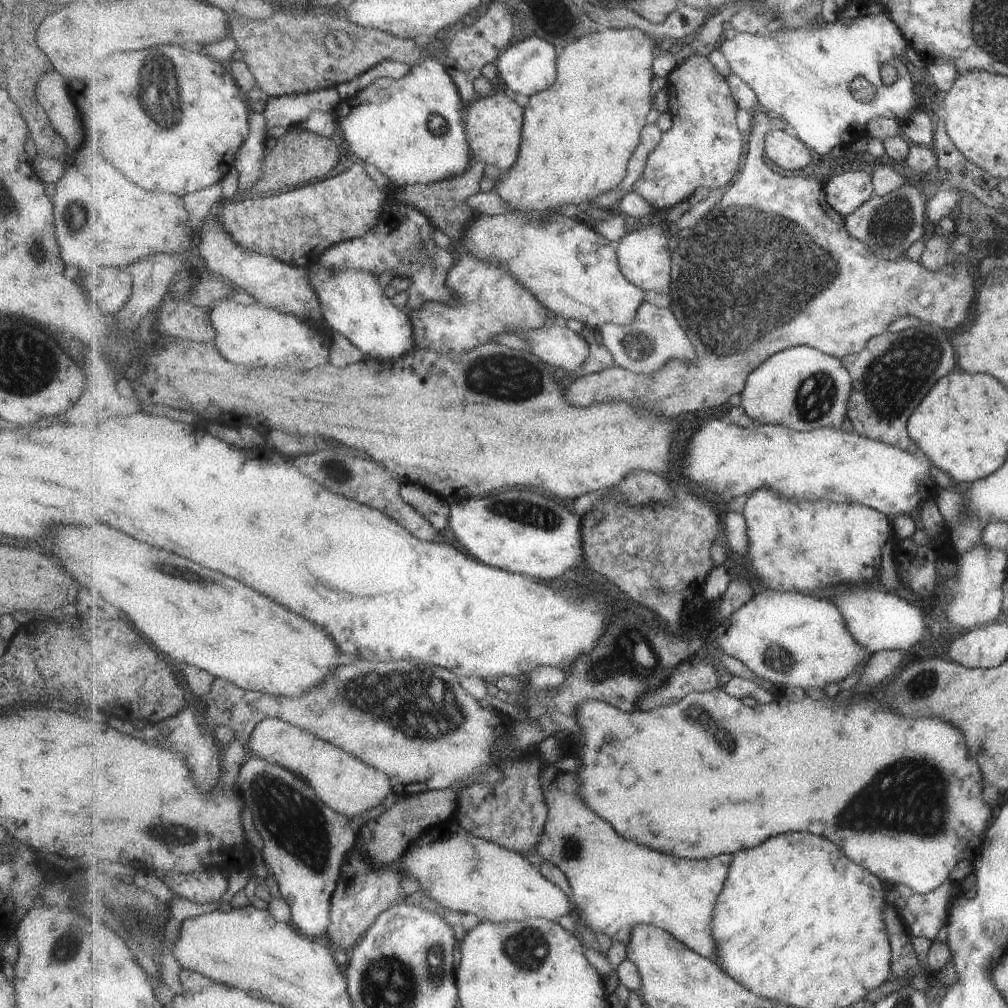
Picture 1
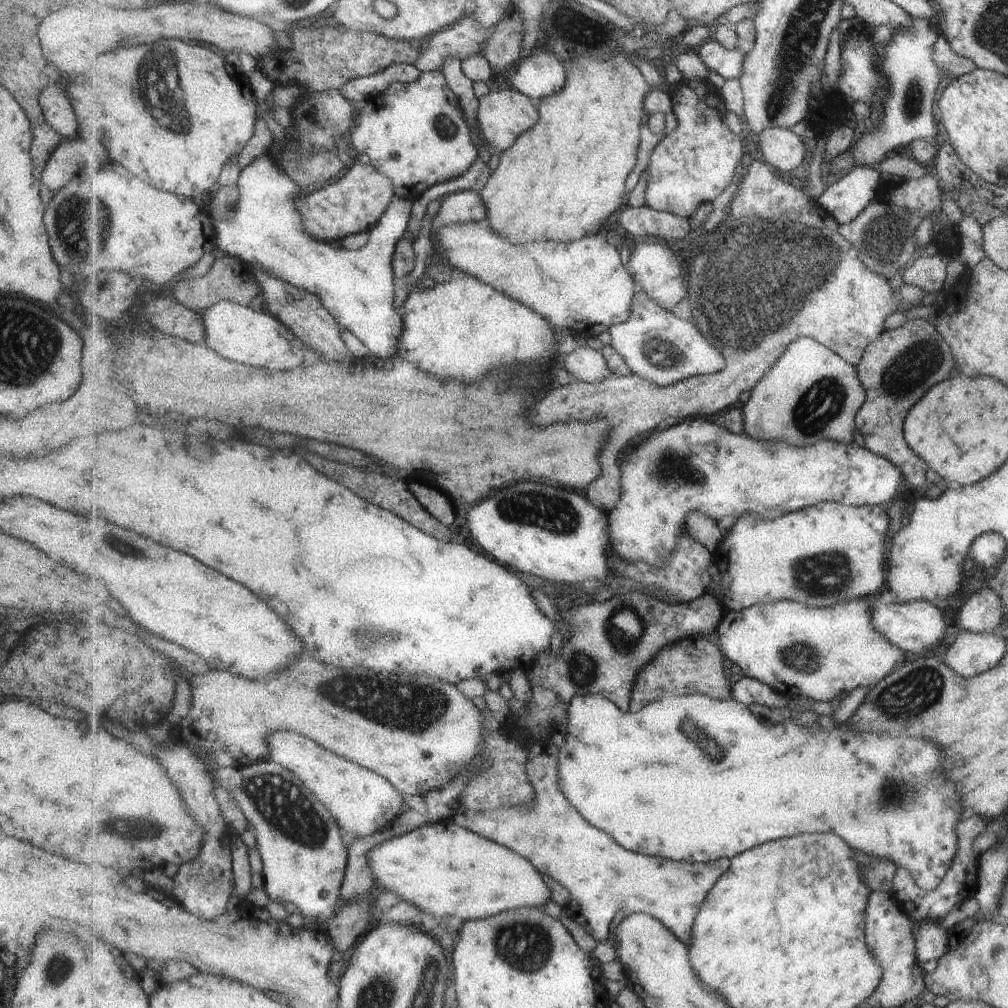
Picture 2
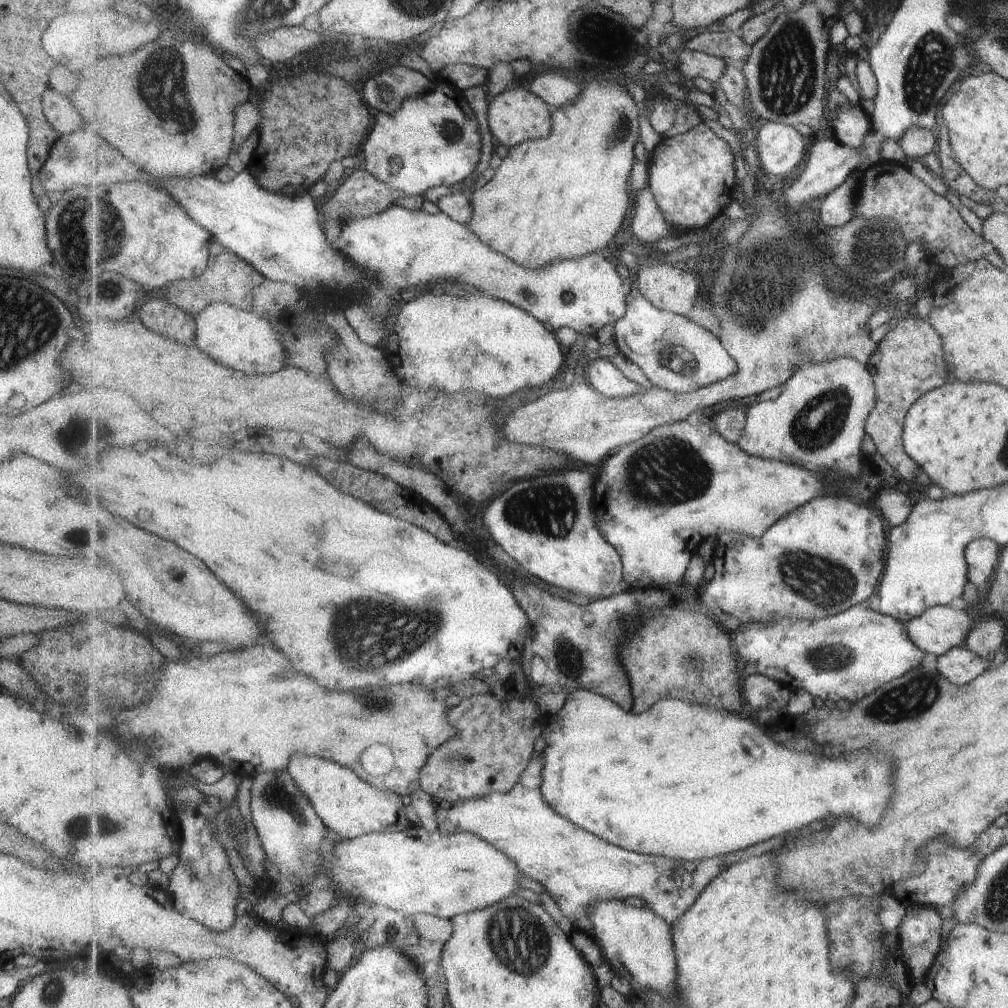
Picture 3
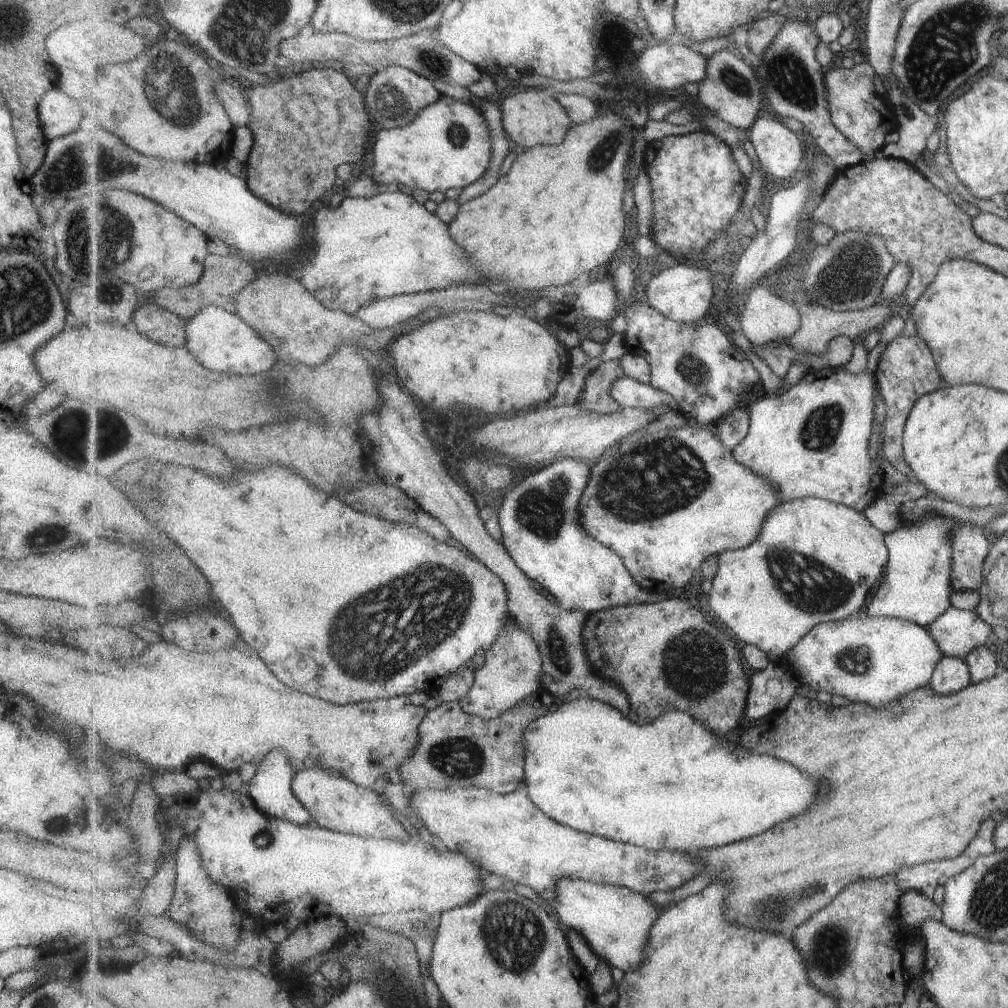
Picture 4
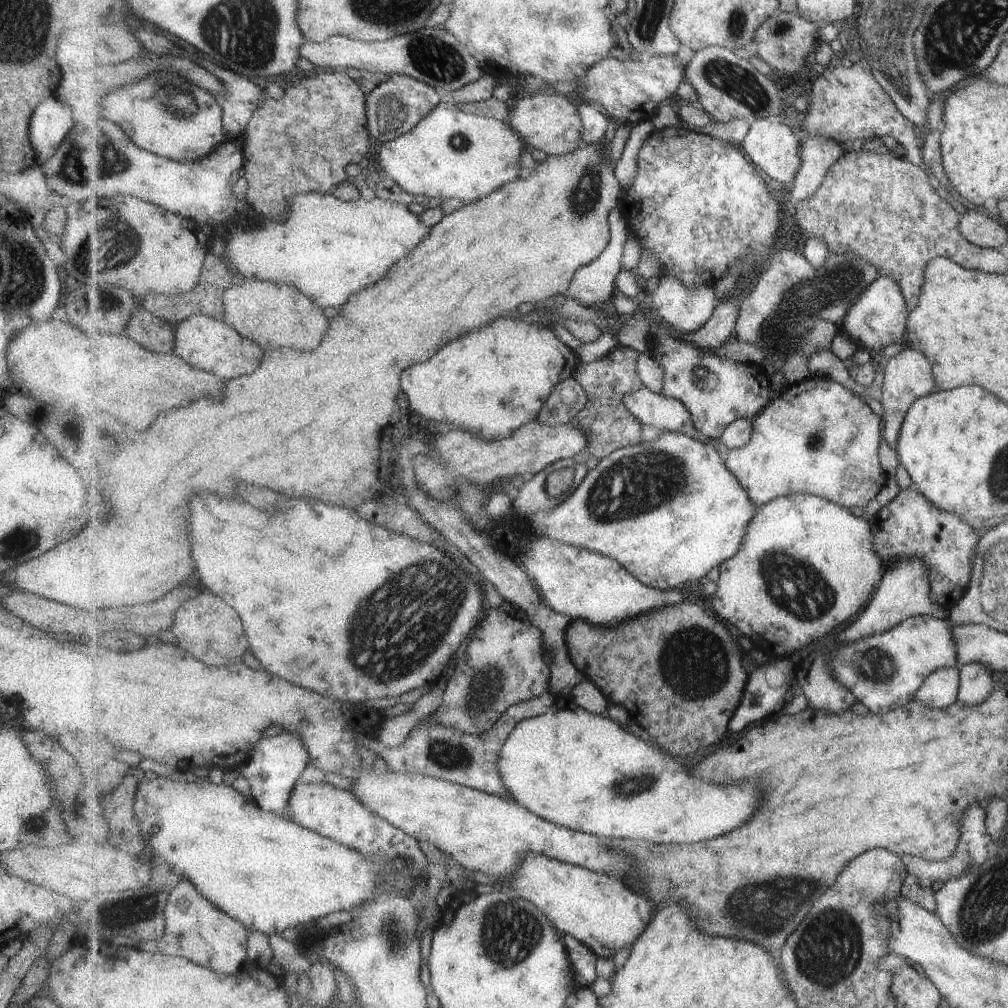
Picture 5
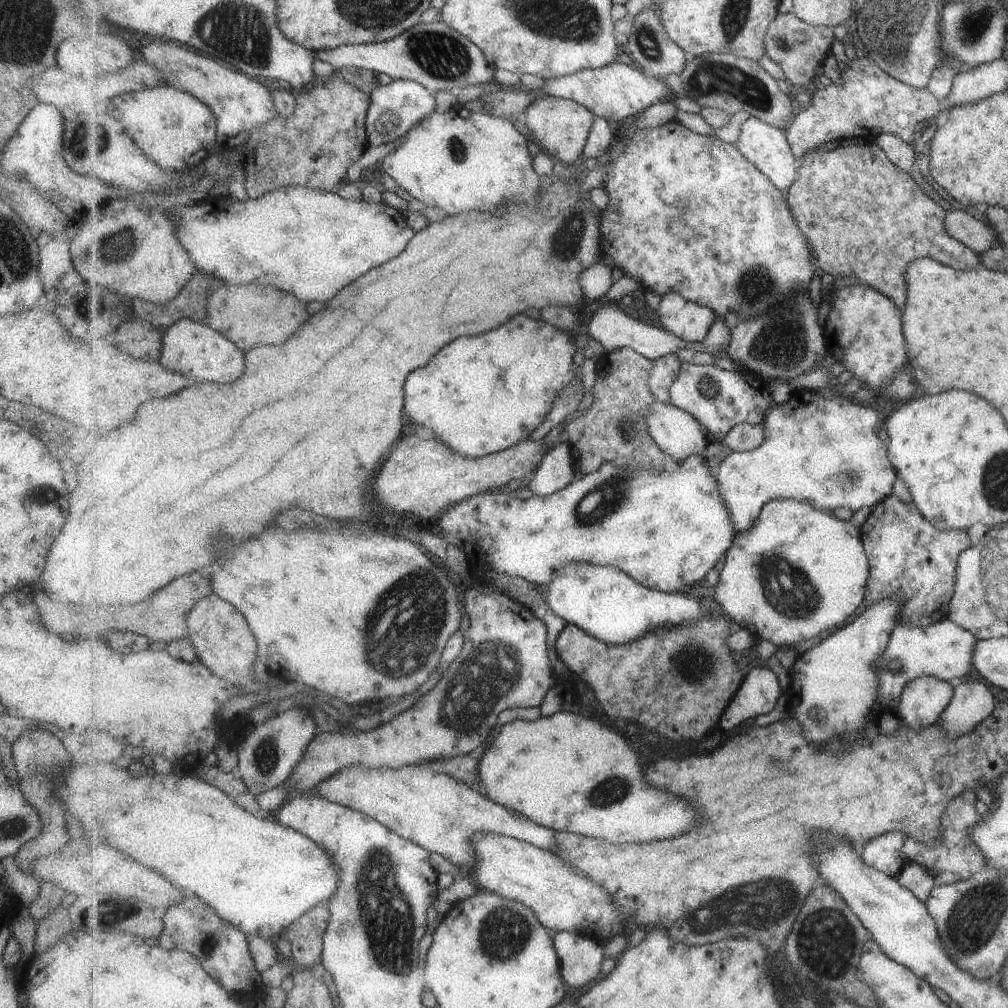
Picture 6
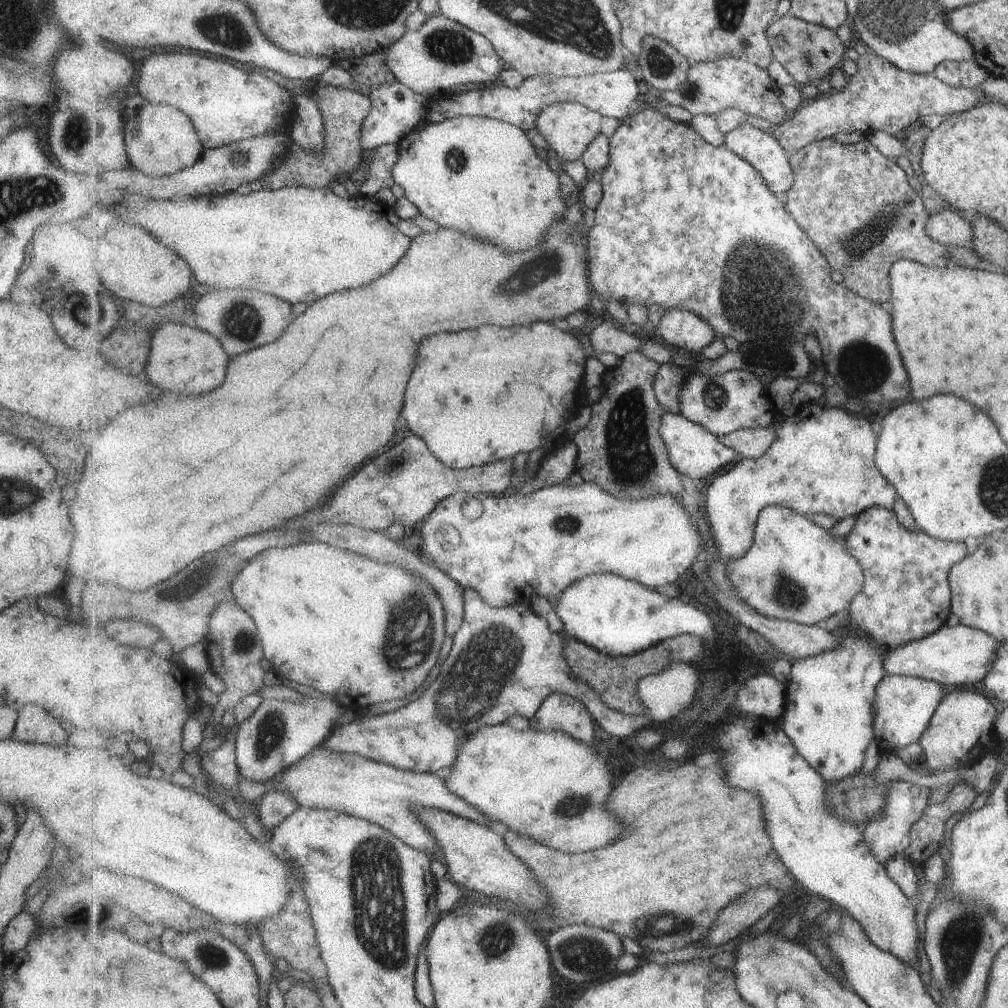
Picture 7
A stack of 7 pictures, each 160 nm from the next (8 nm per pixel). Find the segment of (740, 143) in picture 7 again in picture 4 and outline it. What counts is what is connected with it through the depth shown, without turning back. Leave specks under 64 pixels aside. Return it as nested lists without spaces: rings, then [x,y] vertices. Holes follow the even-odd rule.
[[[769,113],[759,116],[750,128],[748,138],[762,170],[781,180],[800,173],[803,146],[798,135]]]

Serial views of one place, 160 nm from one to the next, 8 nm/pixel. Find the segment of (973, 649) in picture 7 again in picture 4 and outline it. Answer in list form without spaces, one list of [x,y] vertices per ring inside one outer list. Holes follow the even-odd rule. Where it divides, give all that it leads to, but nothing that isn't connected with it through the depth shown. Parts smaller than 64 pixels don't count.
[[[863,612],[863,616],[855,615],[843,622],[820,624],[819,628],[813,628],[795,645],[785,662],[781,662],[787,664],[787,668],[802,685],[810,686],[816,692],[827,692],[830,696],[845,696],[853,703],[865,703],[878,709],[887,706],[898,696],[928,686],[934,667],[942,656],[942,651],[922,625],[895,617],[872,617]]]

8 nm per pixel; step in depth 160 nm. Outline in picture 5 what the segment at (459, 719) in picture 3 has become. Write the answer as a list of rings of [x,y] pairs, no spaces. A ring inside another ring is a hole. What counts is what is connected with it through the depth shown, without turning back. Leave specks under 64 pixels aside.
[[[545,693],[530,701],[513,705],[506,710],[493,728],[481,736],[473,736],[459,729],[444,727],[443,725],[431,725],[427,719],[417,725],[407,740],[397,748],[392,749],[385,746],[376,737],[371,741],[366,741],[366,746],[373,753],[378,753],[387,762],[389,769],[393,771],[452,780],[454,783],[466,787],[505,797],[508,796],[509,790],[507,790],[502,774],[498,769],[498,760],[503,745],[521,721],[549,712],[555,703],[556,696]]]

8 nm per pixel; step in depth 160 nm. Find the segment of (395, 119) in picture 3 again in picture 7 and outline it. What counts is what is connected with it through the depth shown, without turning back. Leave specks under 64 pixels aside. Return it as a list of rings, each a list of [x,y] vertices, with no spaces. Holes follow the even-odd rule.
[[[491,117],[469,118],[452,118],[444,120],[440,123],[422,125],[420,128],[411,131],[400,144],[400,155],[393,169],[394,179],[396,184],[404,189],[405,196],[420,210],[420,214],[425,215],[432,221],[440,224],[440,228],[455,228],[457,232],[463,232],[465,236],[471,238],[479,238],[483,242],[489,242],[493,246],[497,246],[501,252],[513,254],[513,252],[525,252],[525,250],[533,250],[539,244],[543,244],[545,234],[551,232],[551,228],[564,220],[565,212],[569,206],[568,200],[564,199],[562,194],[562,185],[558,172],[553,172],[547,164],[547,160],[539,158],[536,147],[531,144],[531,140],[527,138],[522,128],[509,124],[507,121],[492,119]]]

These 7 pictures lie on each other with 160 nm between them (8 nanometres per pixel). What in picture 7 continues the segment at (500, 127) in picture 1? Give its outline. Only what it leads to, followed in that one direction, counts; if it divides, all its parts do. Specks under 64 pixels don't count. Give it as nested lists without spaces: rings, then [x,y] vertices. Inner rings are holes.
[[[557,103],[545,107],[539,115],[536,128],[551,146],[558,158],[565,162],[577,162],[590,144],[601,134],[603,115],[581,103]]]

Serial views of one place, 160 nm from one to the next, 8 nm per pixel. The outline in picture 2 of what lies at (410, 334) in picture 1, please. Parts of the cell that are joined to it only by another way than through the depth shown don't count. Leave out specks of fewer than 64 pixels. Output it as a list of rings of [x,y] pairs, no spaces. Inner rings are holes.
[[[270,154],[257,157],[249,166],[246,166],[240,174],[237,187],[240,195],[235,211],[231,211],[226,219],[215,219],[211,216],[218,247],[226,254],[251,263],[254,268],[273,273],[297,288],[315,293],[339,324],[355,333],[374,356],[385,359],[395,356],[398,340],[401,339],[403,332],[403,321],[402,315],[399,316],[401,312],[395,310],[395,304],[393,304],[393,298],[395,298],[394,254],[399,239],[402,239],[408,231],[411,208],[413,208],[412,201],[395,195],[377,226],[370,230],[369,244],[358,251],[350,251],[343,246],[335,248],[331,242],[317,240],[306,229],[302,213],[297,208],[301,187],[279,168]]]

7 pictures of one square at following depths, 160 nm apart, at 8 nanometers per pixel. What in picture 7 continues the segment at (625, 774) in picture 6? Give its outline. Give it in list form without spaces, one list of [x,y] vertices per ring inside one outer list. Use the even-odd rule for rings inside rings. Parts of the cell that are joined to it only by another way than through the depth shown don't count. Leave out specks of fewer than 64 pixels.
[[[508,722],[480,728],[473,735],[469,736],[469,738],[462,740],[458,748],[458,758],[455,759],[453,766],[450,767],[450,773],[445,777],[445,780],[449,788],[457,796],[463,797],[463,800],[473,805],[479,812],[490,817],[493,823],[499,823],[499,826],[504,827],[506,830],[514,830],[524,837],[530,837],[531,840],[537,841],[539,844],[547,845],[549,848],[563,851],[564,853],[589,852],[593,848],[601,848],[601,846],[609,844],[611,840],[618,839],[621,836],[621,832],[626,830],[626,827],[619,826],[611,818],[611,814],[609,814],[606,808],[606,804],[610,802],[610,798],[614,792],[613,774],[611,774],[611,770],[607,766],[607,760],[603,758],[601,750],[597,750],[593,745],[584,745],[582,741],[576,741],[573,737],[567,736],[566,733],[562,733],[561,731],[551,729],[539,731],[533,728],[519,731],[509,725]]]

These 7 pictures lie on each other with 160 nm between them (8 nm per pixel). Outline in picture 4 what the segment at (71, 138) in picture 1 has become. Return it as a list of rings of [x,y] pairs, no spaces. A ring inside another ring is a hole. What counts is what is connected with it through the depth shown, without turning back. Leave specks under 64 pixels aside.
[[[56,86],[47,90],[37,105],[37,118],[45,141],[73,132],[79,126],[81,112],[77,102]]]

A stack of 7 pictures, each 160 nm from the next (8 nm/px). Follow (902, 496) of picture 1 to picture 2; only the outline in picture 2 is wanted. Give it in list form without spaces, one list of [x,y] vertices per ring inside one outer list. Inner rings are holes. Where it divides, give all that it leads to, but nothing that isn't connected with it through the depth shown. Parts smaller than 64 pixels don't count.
[[[693,417],[692,419],[684,419],[679,423],[670,422],[667,428],[662,430],[649,432],[643,439],[639,440],[636,444],[633,444],[623,456],[621,456],[621,496],[617,507],[611,510],[607,510],[610,521],[610,542],[611,548],[613,548],[615,554],[621,557],[623,560],[630,563],[644,562],[652,567],[665,568],[670,563],[672,554],[679,546],[680,537],[684,532],[687,532],[689,514],[691,510],[693,512],[702,512],[708,517],[715,519],[717,522],[725,520],[727,517],[737,517],[738,520],[746,517],[748,514],[767,518],[779,518],[783,515],[797,512],[797,510],[805,510],[809,506],[815,506],[825,501],[835,501],[841,504],[853,505],[853,506],[875,506],[881,504],[887,504],[887,502],[893,502],[901,497],[900,488],[905,485],[903,476],[899,472],[898,468],[895,468],[894,464],[891,464],[886,458],[880,457],[878,454],[871,452],[867,448],[857,446],[857,444],[837,444],[837,442],[821,441],[819,444],[810,447],[795,447],[789,443],[779,441],[778,443],[772,443],[767,441],[760,441],[749,435],[737,434],[731,432],[729,429],[720,427],[719,424],[713,422],[707,422],[705,418]]]

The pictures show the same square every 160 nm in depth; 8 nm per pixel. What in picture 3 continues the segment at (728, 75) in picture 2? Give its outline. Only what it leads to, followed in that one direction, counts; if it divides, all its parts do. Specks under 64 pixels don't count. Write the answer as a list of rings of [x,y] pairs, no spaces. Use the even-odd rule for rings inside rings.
[[[683,49],[672,67],[687,80],[702,78],[715,86],[722,79],[726,66],[727,62],[716,56],[698,50]]]

